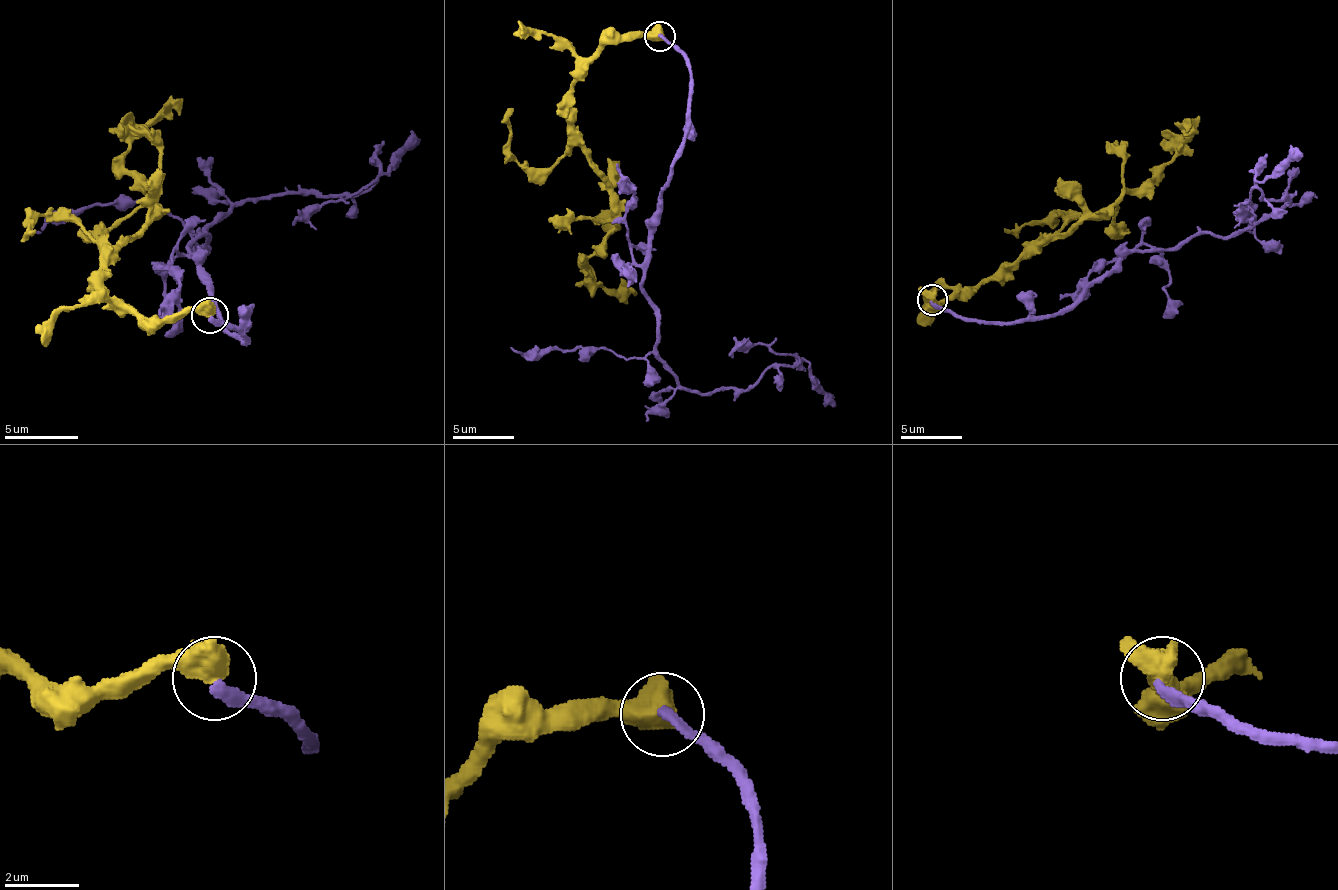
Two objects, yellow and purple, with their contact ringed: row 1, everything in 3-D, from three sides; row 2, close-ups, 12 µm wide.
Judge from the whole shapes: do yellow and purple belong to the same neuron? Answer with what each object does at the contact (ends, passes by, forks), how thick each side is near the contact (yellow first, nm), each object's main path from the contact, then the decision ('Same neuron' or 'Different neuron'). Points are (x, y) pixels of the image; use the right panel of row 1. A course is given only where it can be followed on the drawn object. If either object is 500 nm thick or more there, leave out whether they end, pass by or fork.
Thickness 550 nm (yellow) against 280 nm. Course of yellow: (933, 301), (1003, 276), (1139, 193), (1185, 144), (1191, 119). Course of purple: (933, 301), (1025, 322), (1133, 251), (1237, 236), (1290, 199), (1256, 187), (1253, 224). Different neuron

